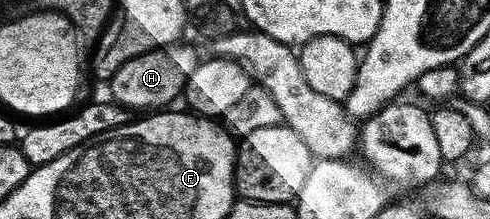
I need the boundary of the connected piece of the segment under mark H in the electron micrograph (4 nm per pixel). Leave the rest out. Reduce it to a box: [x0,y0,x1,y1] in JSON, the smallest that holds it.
[107,45,199,112]

